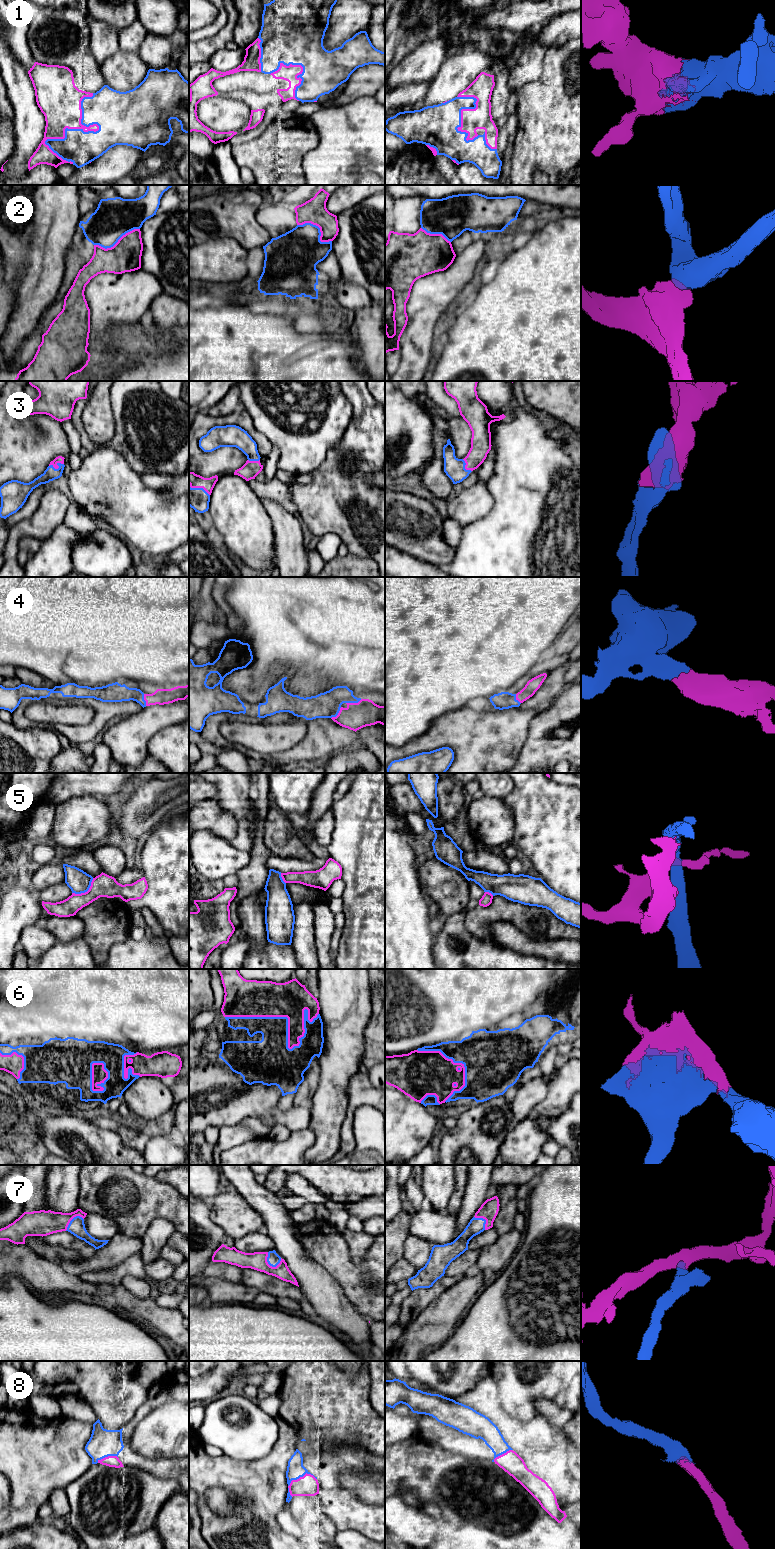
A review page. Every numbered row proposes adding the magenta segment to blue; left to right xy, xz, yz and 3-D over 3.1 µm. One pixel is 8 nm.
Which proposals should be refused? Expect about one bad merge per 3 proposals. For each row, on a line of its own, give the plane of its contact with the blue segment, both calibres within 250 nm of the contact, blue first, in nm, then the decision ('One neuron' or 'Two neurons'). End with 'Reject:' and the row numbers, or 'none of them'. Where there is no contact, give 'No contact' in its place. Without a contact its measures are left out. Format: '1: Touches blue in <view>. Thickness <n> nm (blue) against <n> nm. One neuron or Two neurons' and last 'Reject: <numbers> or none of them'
1: Touches blue in xy. Thickness 300 nm (blue) against 280 nm. One neuron
2: Touches blue in xy. Thickness 320 nm (blue) against 260 nm. Two neurons
3: Touches blue in xy. Thickness 110 nm (blue) against 60 nm. One neuron
4: Touches blue in xz. Thickness 200 nm (blue) against 200 nm. One neuron
5: Touches blue in xy. Thickness 180 nm (blue) against 190 nm. Two neurons
6: Touches blue in xz. Thickness 360 nm (blue) against 220 nm. One neuron
7: Touches blue in xz. Thickness 110 nm (blue) against 140 nm. One neuron
8: Touches blue in xz. Thickness 140 nm (blue) against 170 nm. One neuron
Reject: 2, 5

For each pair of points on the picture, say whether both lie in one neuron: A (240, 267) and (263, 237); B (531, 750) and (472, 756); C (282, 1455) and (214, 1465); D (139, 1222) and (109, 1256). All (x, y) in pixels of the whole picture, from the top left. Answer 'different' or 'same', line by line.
A: different
B: different
C: same
D: different

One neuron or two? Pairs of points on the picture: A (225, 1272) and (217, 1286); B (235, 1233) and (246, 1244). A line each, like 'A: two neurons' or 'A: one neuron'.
A: two neurons
B: two neurons

